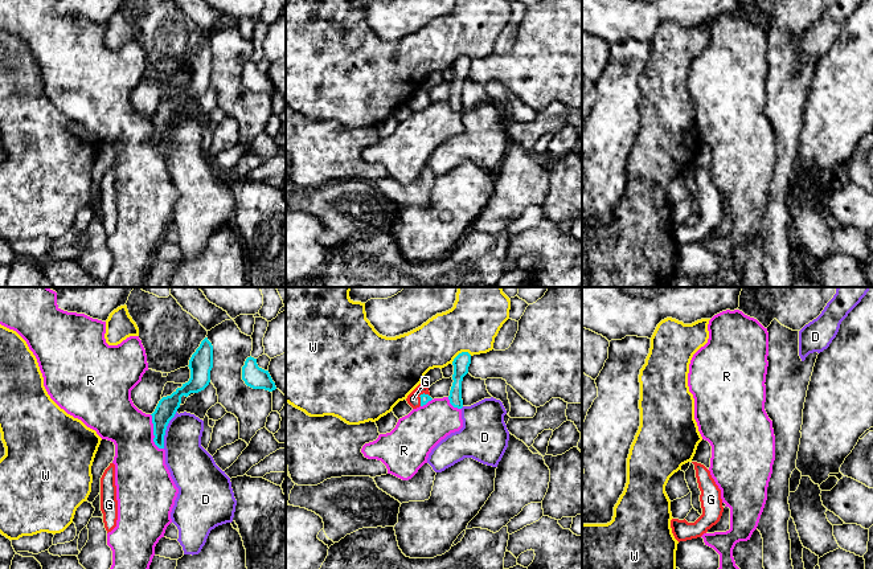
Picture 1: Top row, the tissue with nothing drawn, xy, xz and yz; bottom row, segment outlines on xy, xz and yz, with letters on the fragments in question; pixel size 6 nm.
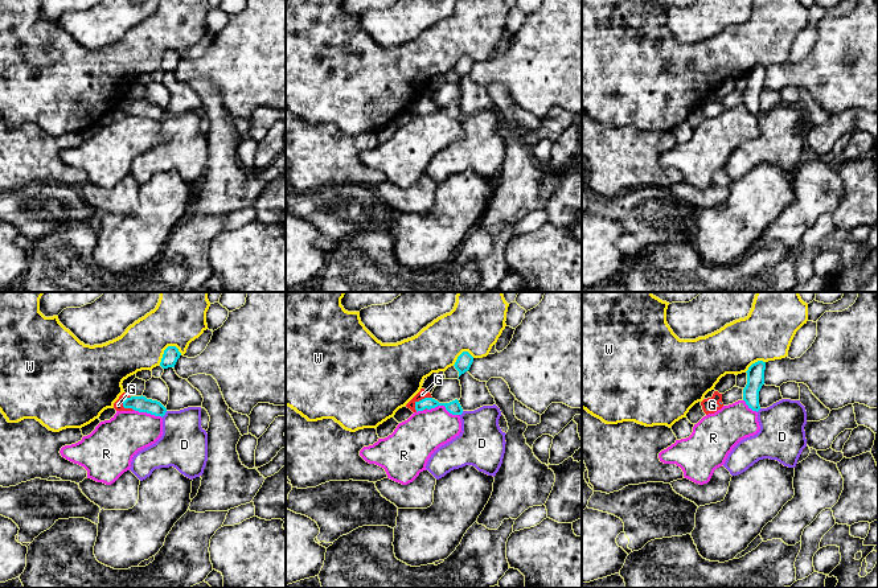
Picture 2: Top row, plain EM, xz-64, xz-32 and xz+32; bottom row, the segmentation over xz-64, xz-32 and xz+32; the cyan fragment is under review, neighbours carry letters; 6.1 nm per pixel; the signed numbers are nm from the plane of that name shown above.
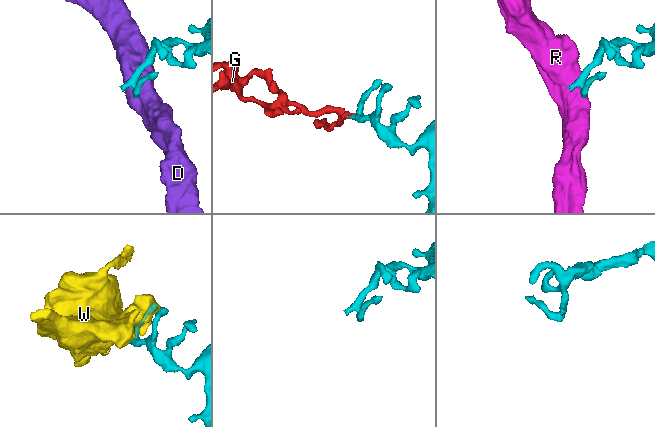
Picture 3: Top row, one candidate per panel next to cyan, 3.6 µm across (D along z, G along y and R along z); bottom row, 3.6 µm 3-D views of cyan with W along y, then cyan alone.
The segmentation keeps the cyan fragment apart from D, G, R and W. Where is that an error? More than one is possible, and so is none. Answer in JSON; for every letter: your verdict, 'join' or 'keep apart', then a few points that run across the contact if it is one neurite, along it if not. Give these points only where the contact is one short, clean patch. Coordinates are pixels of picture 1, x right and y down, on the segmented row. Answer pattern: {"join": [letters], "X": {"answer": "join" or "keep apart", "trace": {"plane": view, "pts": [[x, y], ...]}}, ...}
{"join": ["G"], "D": {"answer": "keep apart"}, "G": {"answer": "join", "trace": {"plane": "xz", "pts": [[425, 398], [419, 396], [413, 398]]}}, "R": {"answer": "keep apart", "trace": {"plane": "xy", "pts": [[150, 414], [154, 442], [163, 449]]}}, "W": {"answer": "keep apart"}}

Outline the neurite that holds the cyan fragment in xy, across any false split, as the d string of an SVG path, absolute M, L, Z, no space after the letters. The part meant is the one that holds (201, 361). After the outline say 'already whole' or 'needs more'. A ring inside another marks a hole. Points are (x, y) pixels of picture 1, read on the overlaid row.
M205 337L189 360L190 378L177 388L171 396L163 397L152 416L153 442L159 449L164 449L164 435L169 421L175 417L181 404L181 397L204 390L210 382L213 368L213 345Z; already whole

